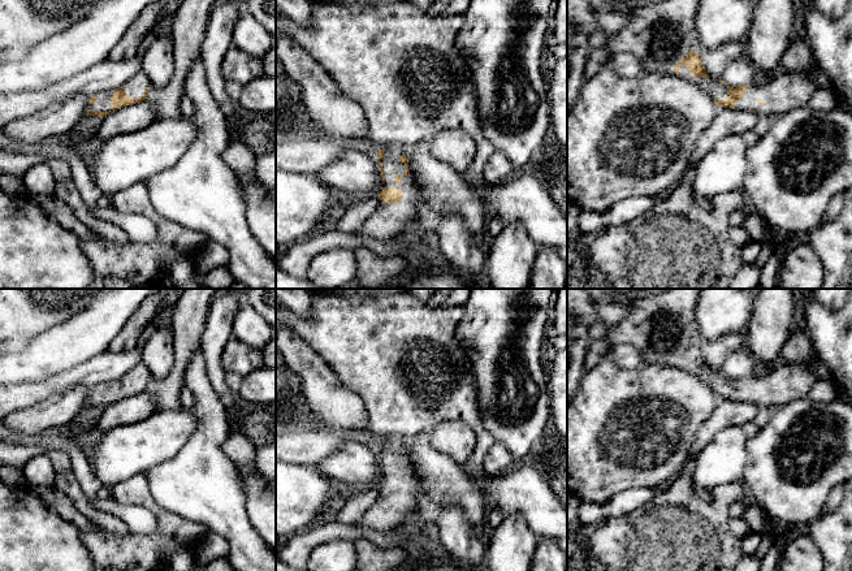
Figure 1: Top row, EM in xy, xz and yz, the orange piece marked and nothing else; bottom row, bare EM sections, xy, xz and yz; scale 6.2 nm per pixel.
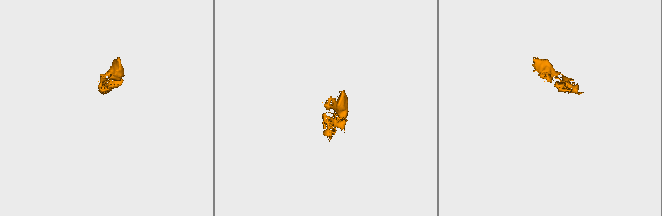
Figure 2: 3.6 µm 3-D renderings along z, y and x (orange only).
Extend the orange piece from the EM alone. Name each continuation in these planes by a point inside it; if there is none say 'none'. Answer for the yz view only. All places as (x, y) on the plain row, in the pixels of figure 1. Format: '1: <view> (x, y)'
1: yz (660, 327)
2: yz (716, 381)

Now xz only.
1: xz (388, 513)

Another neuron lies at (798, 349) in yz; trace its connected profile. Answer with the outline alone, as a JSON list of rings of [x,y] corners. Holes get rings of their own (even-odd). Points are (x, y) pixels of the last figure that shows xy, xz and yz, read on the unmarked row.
[[[803,329],[792,330],[783,346],[782,362],[787,364],[801,364],[808,368],[812,367],[816,380],[825,380],[834,384],[829,365],[818,358],[810,338]]]

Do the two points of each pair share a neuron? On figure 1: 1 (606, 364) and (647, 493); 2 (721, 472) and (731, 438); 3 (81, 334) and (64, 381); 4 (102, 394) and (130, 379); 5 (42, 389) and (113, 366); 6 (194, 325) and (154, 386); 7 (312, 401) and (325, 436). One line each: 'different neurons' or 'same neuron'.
1: different neurons
2: same neuron
3: different neurons
4: same neuron
5: same neuron
6: same neuron
7: different neurons

